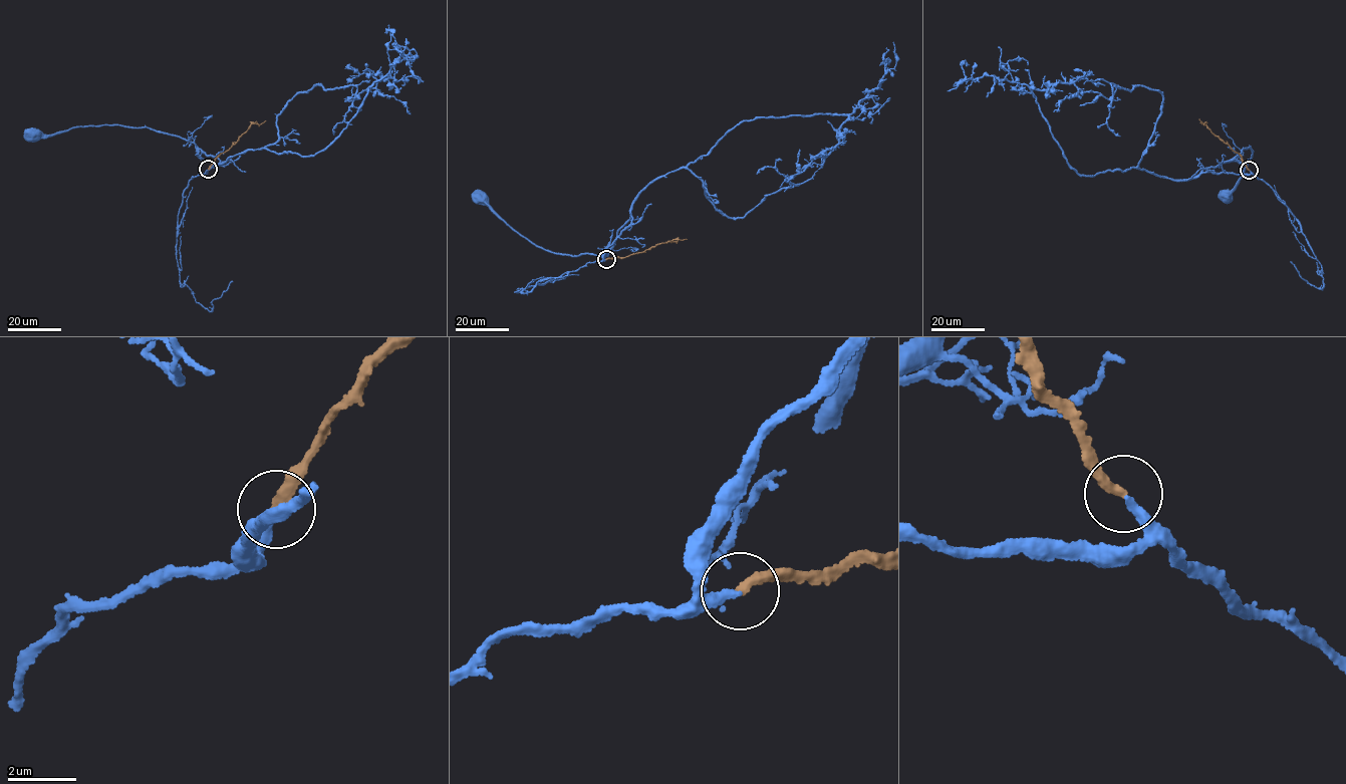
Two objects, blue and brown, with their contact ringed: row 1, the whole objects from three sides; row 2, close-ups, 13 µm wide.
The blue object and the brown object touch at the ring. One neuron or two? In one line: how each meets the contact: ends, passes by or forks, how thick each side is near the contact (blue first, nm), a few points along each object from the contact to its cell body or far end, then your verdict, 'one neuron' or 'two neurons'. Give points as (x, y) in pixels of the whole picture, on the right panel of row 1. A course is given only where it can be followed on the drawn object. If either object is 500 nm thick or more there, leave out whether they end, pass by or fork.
blue ends there; brown ends there; 280 nm thick on the blue side, 320 nm on the other; blue runs (1250, 170), (1250, 174), (1243, 175), (1202, 170), (1251, 147), (1252, 157), (1226, 197); brown runs (1249, 170), (1240, 155), (1199, 118); one neuron

